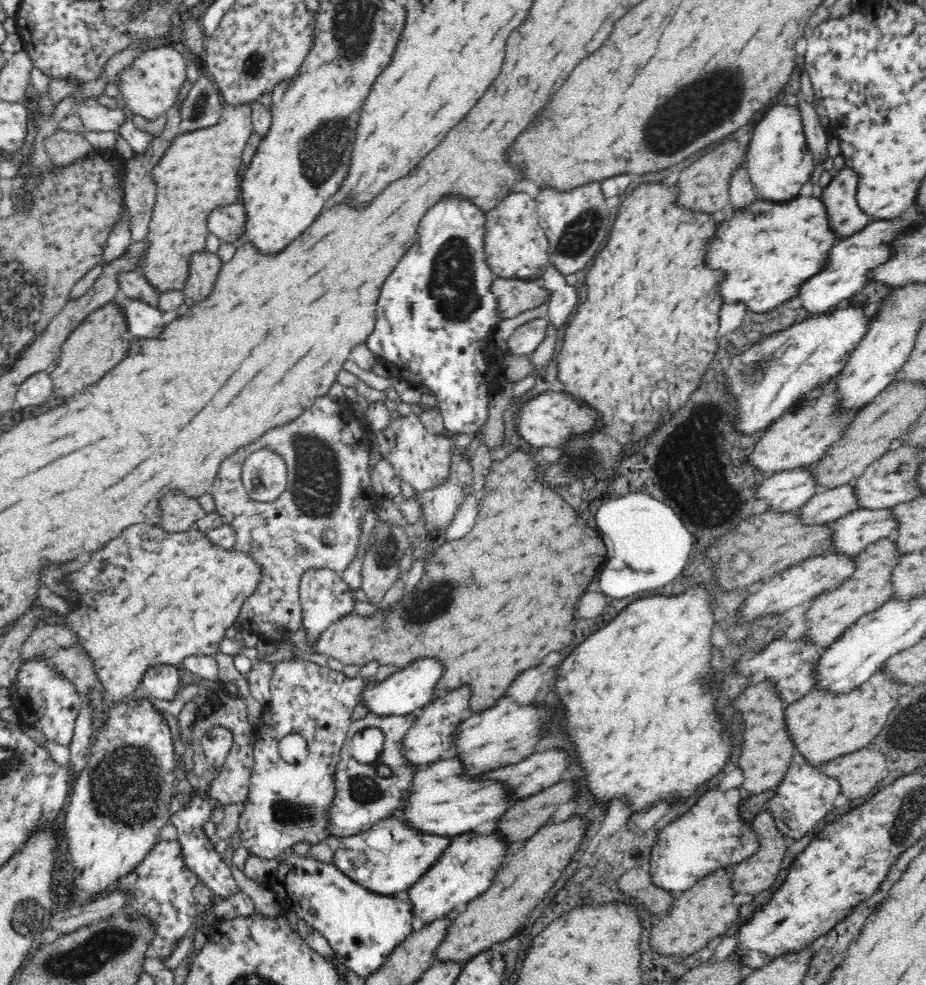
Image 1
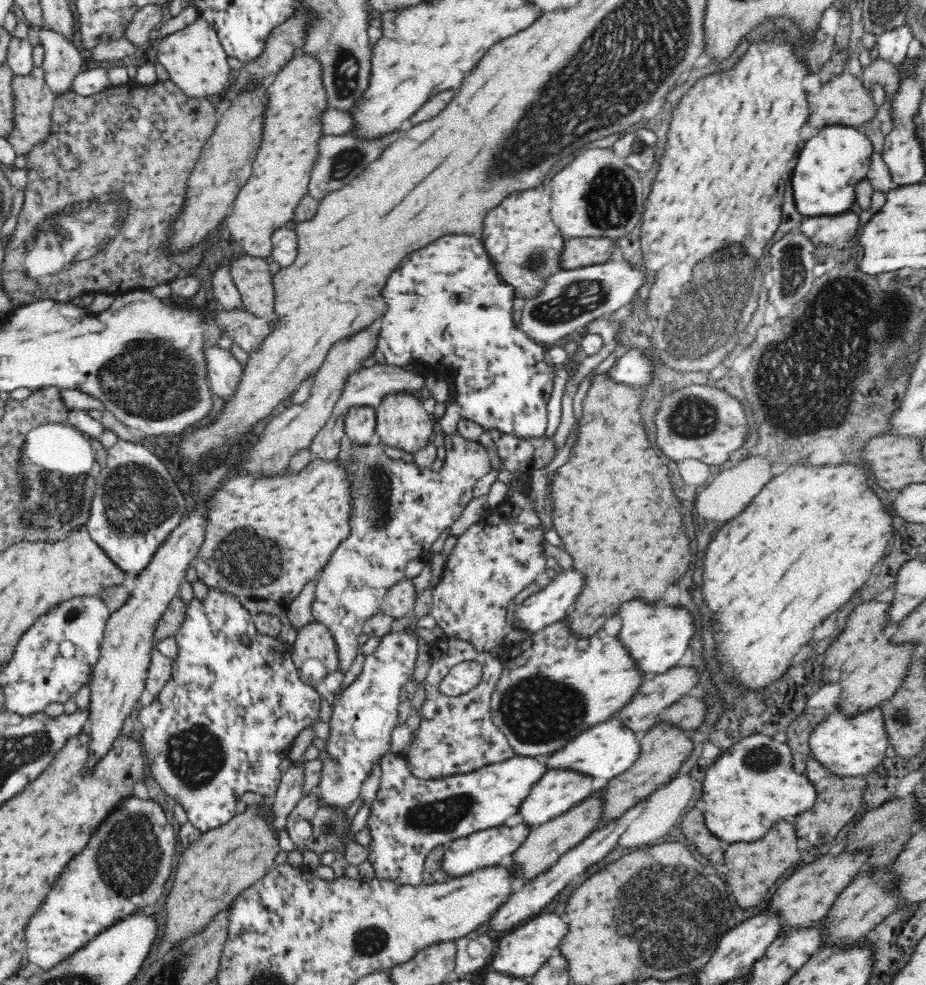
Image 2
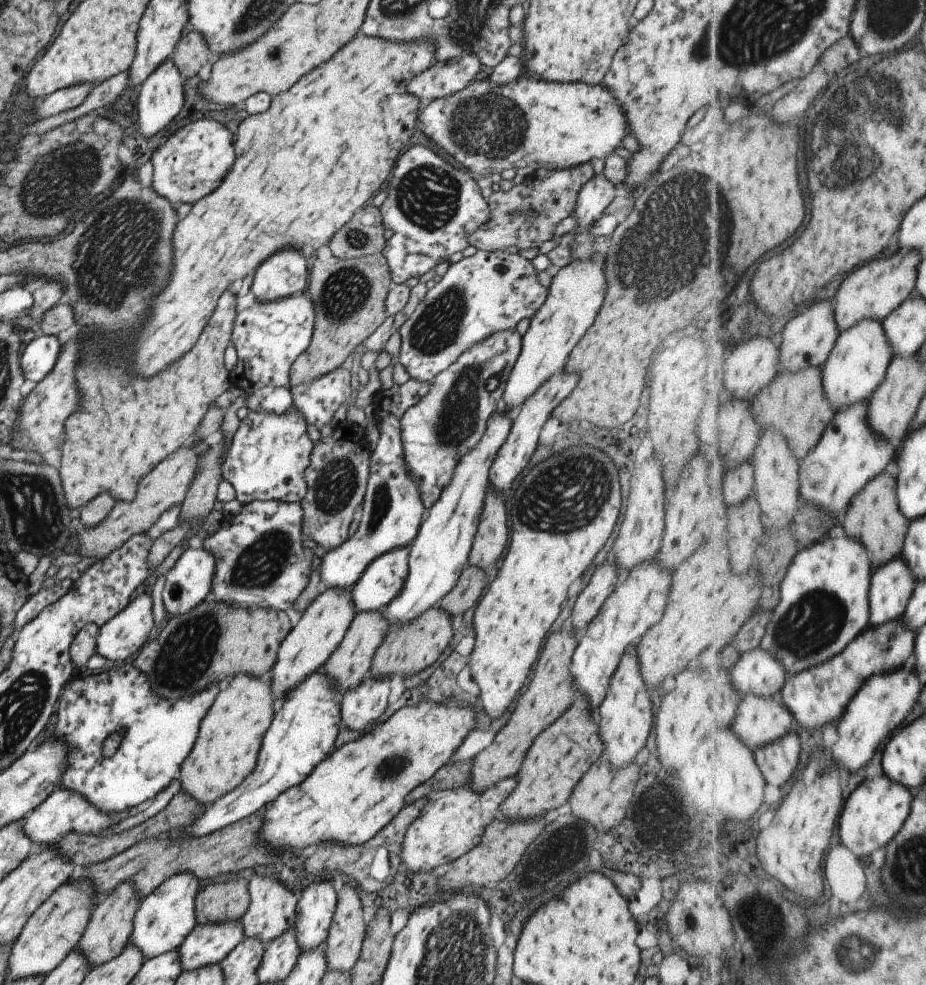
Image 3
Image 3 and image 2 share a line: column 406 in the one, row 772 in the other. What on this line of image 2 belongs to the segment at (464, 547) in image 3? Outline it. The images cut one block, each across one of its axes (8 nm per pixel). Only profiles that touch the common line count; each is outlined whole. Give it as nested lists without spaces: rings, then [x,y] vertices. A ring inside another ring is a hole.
[[[614,715],[603,723],[580,732],[560,750],[543,757],[542,760],[548,771],[574,771],[587,778],[610,781],[627,772],[636,762],[638,754],[640,754],[640,743],[636,740],[635,732],[620,724],[620,719]]]

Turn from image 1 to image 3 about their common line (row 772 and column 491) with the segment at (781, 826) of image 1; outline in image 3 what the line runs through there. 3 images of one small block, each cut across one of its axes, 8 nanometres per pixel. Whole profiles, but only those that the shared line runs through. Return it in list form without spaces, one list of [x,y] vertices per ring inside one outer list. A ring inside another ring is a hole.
[[[510,776],[500,780],[496,785],[490,786],[481,792],[475,792],[469,786],[459,787],[457,789],[443,789],[432,794],[428,798],[424,810],[415,820],[407,827],[403,837],[401,867],[409,869],[411,872],[427,872],[433,870],[440,864],[454,861],[462,854],[469,852],[476,844],[480,843],[485,829],[493,819],[499,818],[499,808],[501,802],[509,796],[509,793],[515,788],[516,778]]]

